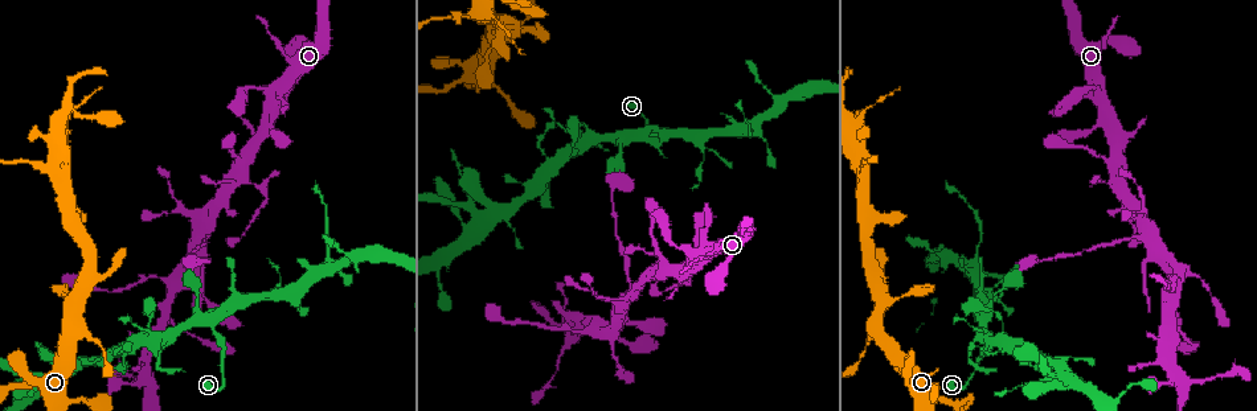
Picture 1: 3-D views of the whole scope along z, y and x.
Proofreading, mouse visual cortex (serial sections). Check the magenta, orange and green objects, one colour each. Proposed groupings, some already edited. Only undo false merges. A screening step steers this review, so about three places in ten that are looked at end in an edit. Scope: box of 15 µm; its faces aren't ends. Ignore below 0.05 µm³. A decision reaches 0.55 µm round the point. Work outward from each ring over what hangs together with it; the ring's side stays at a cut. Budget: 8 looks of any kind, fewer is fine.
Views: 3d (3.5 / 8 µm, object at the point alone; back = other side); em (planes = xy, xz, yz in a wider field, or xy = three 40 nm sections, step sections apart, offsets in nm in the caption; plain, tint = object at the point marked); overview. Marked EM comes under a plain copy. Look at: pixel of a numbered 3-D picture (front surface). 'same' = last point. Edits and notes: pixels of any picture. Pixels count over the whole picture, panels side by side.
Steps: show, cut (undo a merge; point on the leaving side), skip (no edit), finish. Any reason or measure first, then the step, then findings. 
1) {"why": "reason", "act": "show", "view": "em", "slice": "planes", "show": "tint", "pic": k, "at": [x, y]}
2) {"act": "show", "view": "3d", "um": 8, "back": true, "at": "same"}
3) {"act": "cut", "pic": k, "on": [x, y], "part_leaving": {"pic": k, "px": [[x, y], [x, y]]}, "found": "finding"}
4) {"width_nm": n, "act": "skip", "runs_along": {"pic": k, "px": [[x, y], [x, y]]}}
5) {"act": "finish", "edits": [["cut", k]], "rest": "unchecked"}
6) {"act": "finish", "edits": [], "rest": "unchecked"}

{"why": "small branch off a trunk", "act": "show", "view": "3d", "um": 3.5, "pic": 1, "at": [239, 175]}

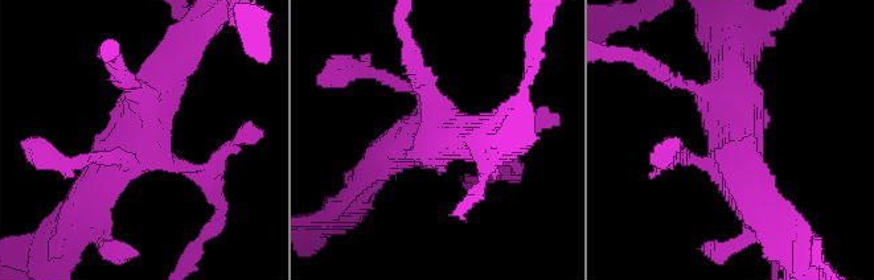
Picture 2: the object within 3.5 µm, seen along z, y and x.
{"why": "need the tissue", "act": "show", "view": "em", "slice": "planes", "show": "tint", "pic": 2, "at": [739, 143]}

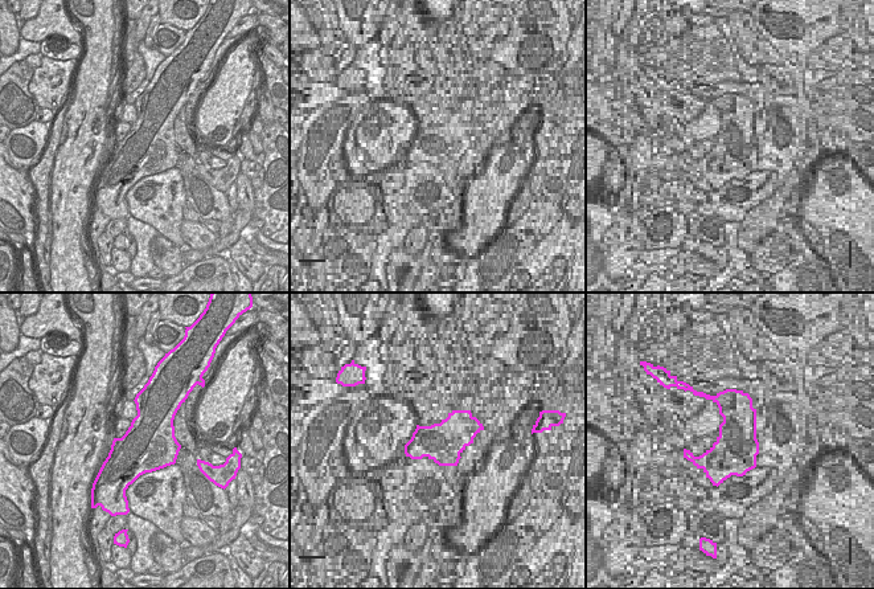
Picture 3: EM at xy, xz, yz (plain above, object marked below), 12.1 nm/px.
{"width_nm": 650, "act": "skip", "runs_along": {"pic": 2, "px": [[171, 66], [77, 211]]}, "found": "continuous, no second cell"}

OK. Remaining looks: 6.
{"why": "looks like a crossing", "act": "show", "view": "3d", "um": 8, "pic": 1, "at": [213, 327]}

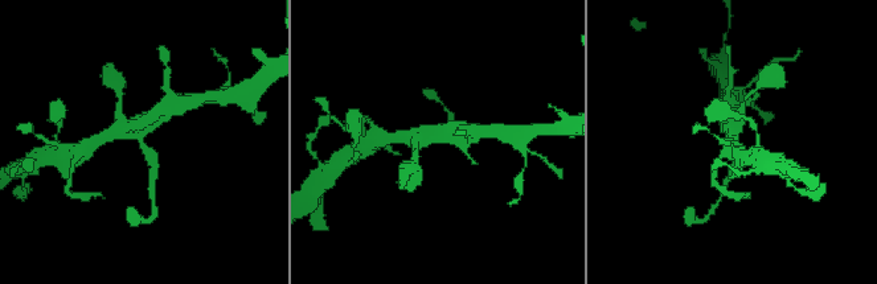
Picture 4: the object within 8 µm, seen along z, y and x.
{"act": "show", "view": "3d", "um": 3.5, "pic": 4, "at": [137, 138]}

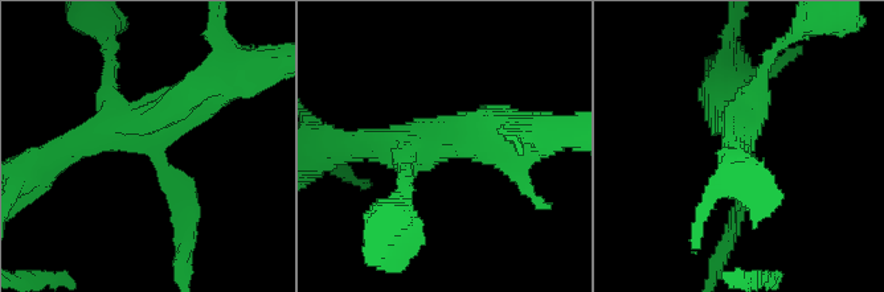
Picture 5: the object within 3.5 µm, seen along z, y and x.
{"arms": 4, "arm_widths_nm": [150, 250, 350, 450], "act": "show", "view": "em", "slice": "planes", "show": "tint", "pic": 5, "at": [149, 144]}

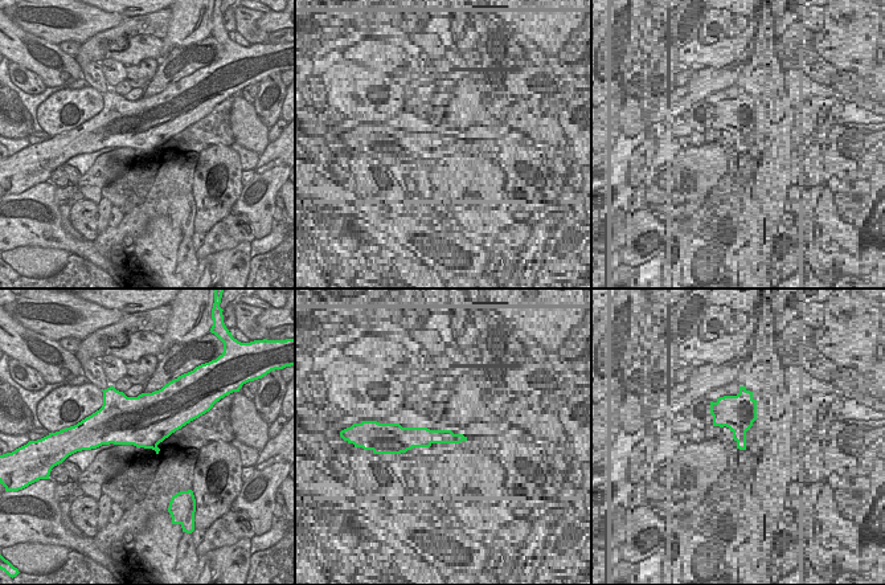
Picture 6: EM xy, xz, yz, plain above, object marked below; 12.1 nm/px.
{"act": "skip", "runs_along": {"pic": 5, "px": [[191, 218], [130, 124], [73, 148]]}, "found": "one cell here"}

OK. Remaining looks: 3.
{"why": "two arms in line, one across", "act": "show", "view": "3d", "um": 3.5, "pic": 1, "at": [201, 233]}

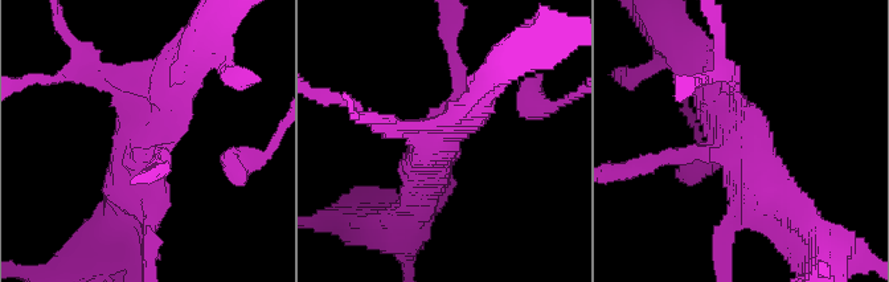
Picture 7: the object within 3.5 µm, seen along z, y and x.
{"arms": 3, "arm_widths_nm": [150, 450, 500], "why": "shape alone is not enough", "act": "show", "view": "em", "slice": "xy", "step": 5, "show": "tint", "pic": 7, "at": [732, 133]}

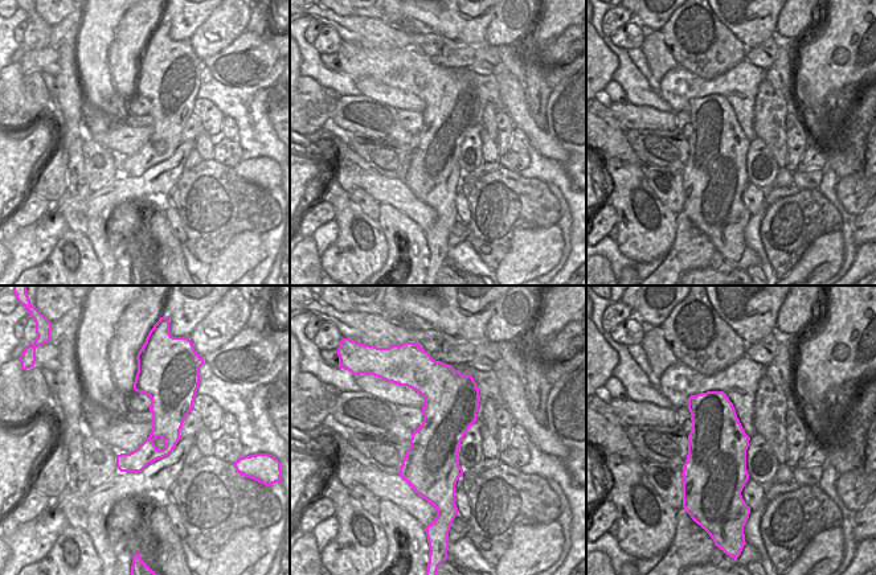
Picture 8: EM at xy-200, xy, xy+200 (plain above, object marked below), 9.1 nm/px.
{"act": "skip", "runs_along": {"pic": 7, "px": [[693, 66], [758, 172], [786, 200]]}, "found": "one cell here"}

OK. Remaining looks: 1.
{"act": "finish", "edits": [], "rest": "unchecked"}

